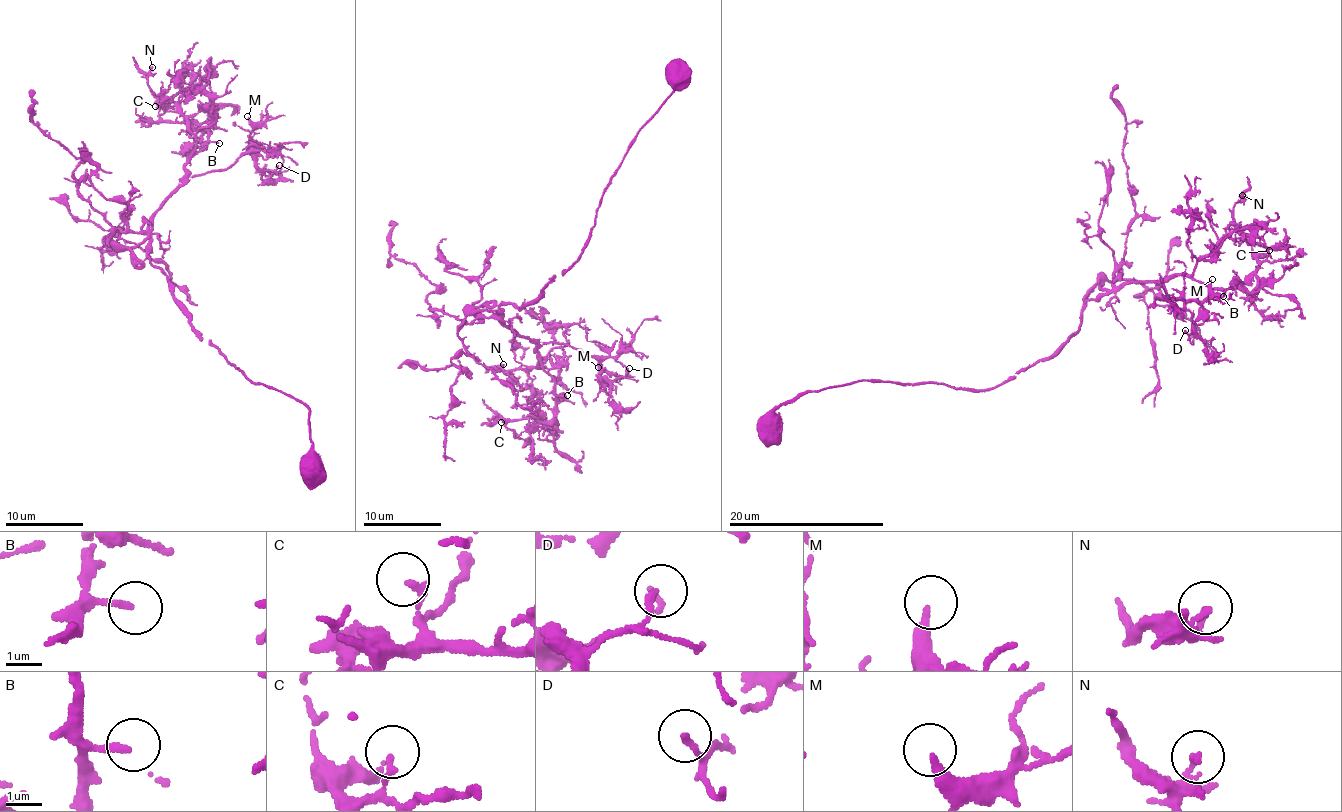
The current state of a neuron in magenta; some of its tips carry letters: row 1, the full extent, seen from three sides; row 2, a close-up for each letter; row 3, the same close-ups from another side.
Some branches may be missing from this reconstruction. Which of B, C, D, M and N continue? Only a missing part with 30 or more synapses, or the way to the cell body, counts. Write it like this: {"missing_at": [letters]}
{"missing_at": ["B"]}

